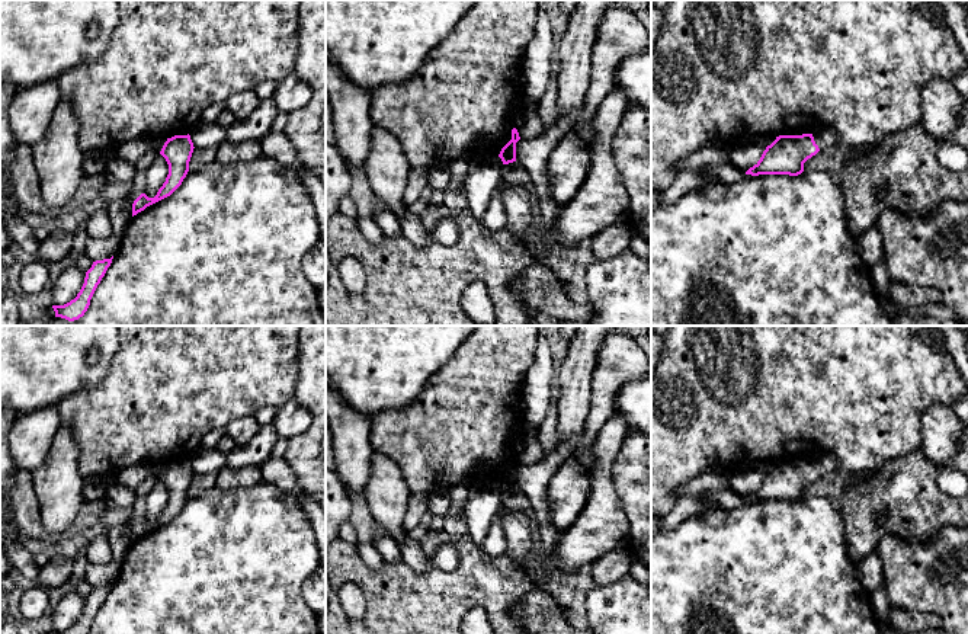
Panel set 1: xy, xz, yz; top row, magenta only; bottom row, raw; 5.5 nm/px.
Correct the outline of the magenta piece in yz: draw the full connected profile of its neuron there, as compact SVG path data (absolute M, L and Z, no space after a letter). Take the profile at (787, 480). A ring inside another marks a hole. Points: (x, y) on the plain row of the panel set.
M820 454L814 460L779 461L746 500L798 502L804 497L804 489L808 484L837 468L837 460L833 454Z

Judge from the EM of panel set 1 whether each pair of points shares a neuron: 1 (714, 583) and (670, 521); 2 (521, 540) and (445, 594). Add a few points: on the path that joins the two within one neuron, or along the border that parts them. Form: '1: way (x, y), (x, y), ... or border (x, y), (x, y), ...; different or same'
1: border (705, 512), (686, 518), (666, 530); different
2: border (505, 554), (532, 575); different

